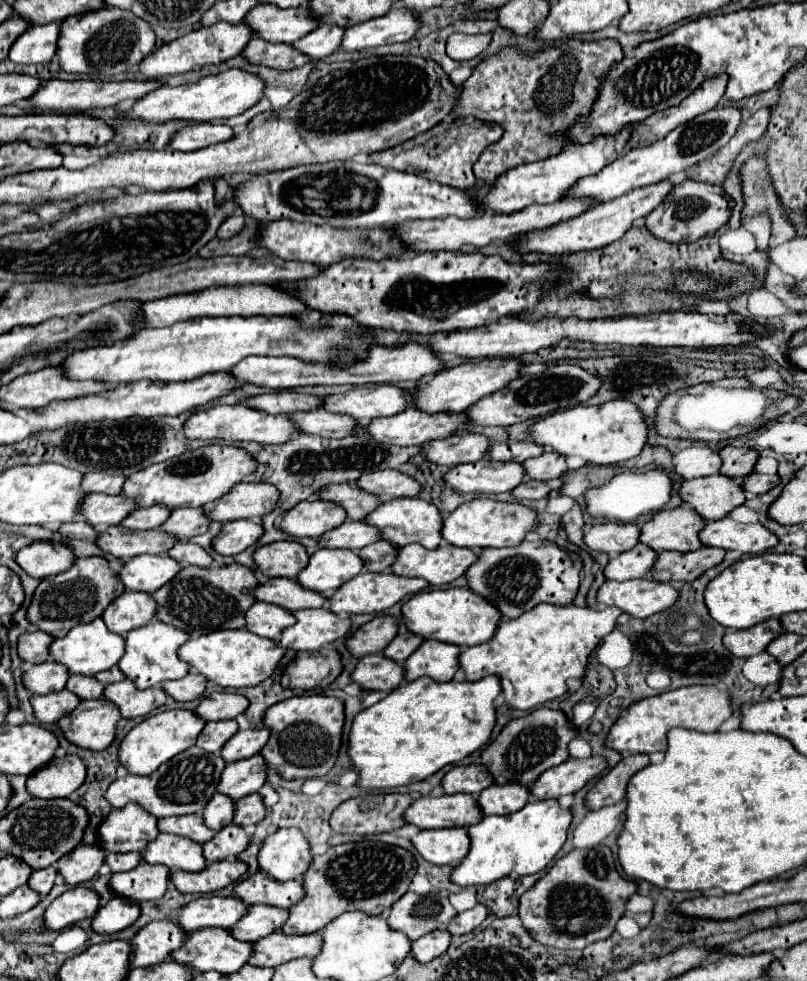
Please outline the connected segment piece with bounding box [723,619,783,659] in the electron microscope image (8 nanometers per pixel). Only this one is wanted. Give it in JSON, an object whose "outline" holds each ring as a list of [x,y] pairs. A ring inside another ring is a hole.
{"outline":[[[767,619],[767,623],[759,623],[759,627],[749,627],[747,631],[729,631],[723,635],[723,645],[735,657],[751,657],[755,653],[765,651],[765,647],[783,633],[779,619]]]}

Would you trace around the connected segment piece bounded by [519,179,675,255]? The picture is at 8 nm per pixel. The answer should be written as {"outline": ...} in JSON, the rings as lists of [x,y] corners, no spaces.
{"outline":[[[665,179],[661,183],[647,185],[637,191],[629,191],[627,195],[621,195],[617,199],[599,203],[599,207],[593,207],[591,211],[587,211],[587,215],[579,215],[579,219],[571,219],[571,223],[559,223],[559,227],[553,227],[551,231],[537,231],[535,235],[523,237],[519,251],[523,251],[523,253],[541,251],[541,253],[549,253],[549,255],[563,255],[563,253],[573,253],[573,251],[581,251],[581,249],[599,249],[607,243],[613,243],[625,231],[629,231],[635,219],[647,217],[655,207],[659,207],[667,199],[667,195],[673,191],[673,187],[675,187],[675,183]]]}

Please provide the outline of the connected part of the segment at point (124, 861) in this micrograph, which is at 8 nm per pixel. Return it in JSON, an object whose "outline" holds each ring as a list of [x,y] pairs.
{"outline":[[[107,853],[105,863],[111,867],[113,873],[117,871],[129,871],[137,867],[139,863],[139,853]]]}

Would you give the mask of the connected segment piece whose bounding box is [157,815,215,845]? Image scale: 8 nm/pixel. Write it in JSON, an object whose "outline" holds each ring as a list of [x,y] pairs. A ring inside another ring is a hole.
{"outline":[[[181,815],[181,817],[163,817],[157,821],[157,827],[161,833],[173,833],[179,837],[187,837],[195,843],[207,843],[211,835],[215,835],[211,829],[203,827],[203,819],[199,815]]]}

